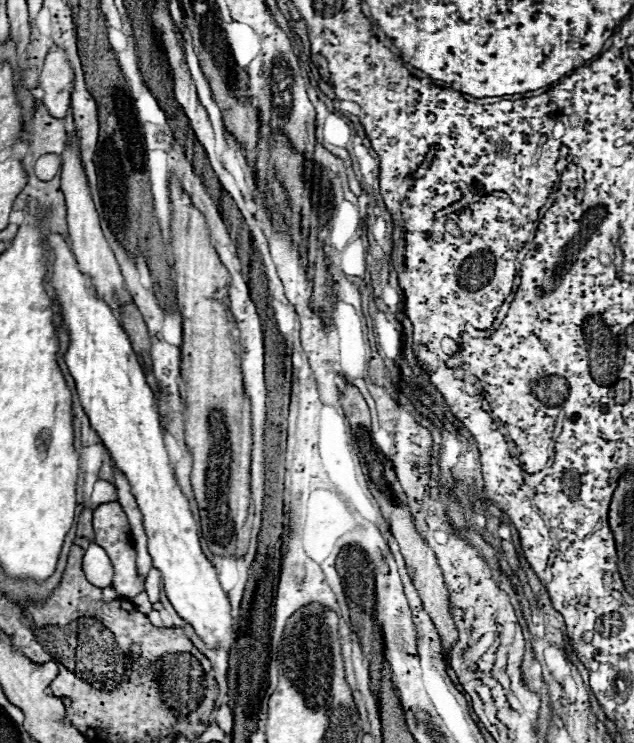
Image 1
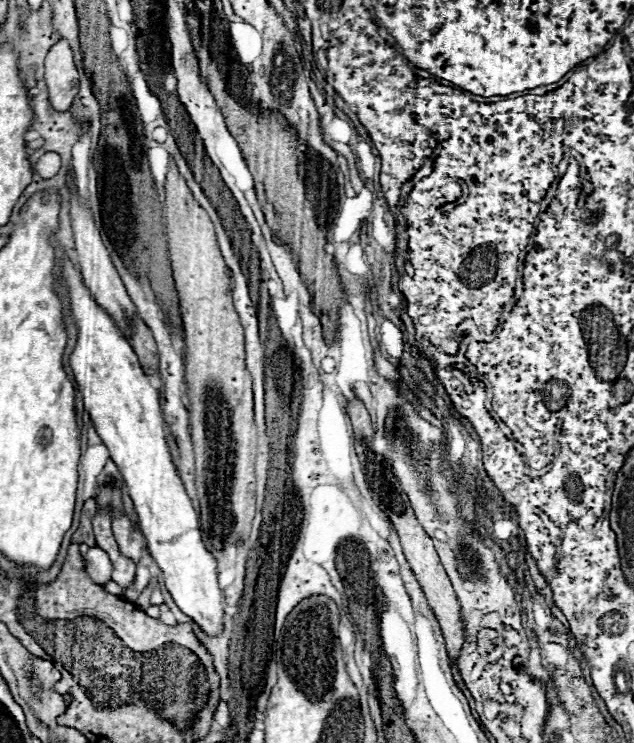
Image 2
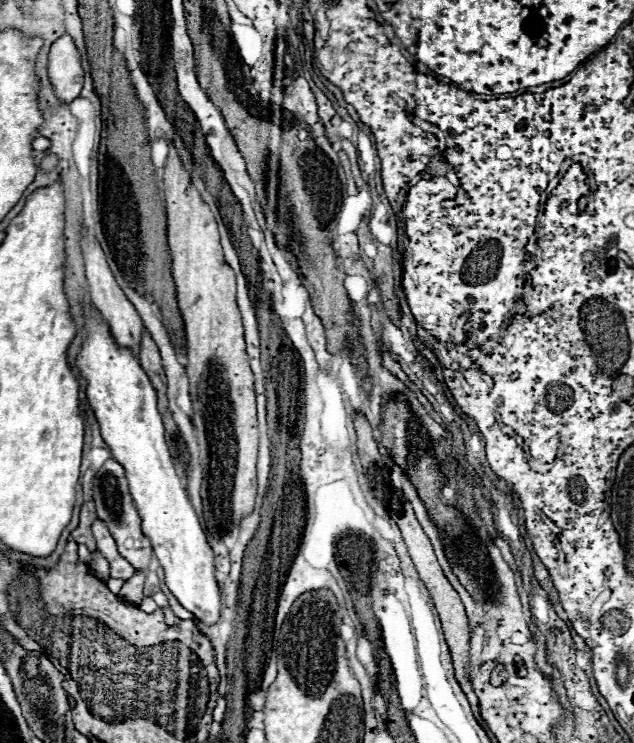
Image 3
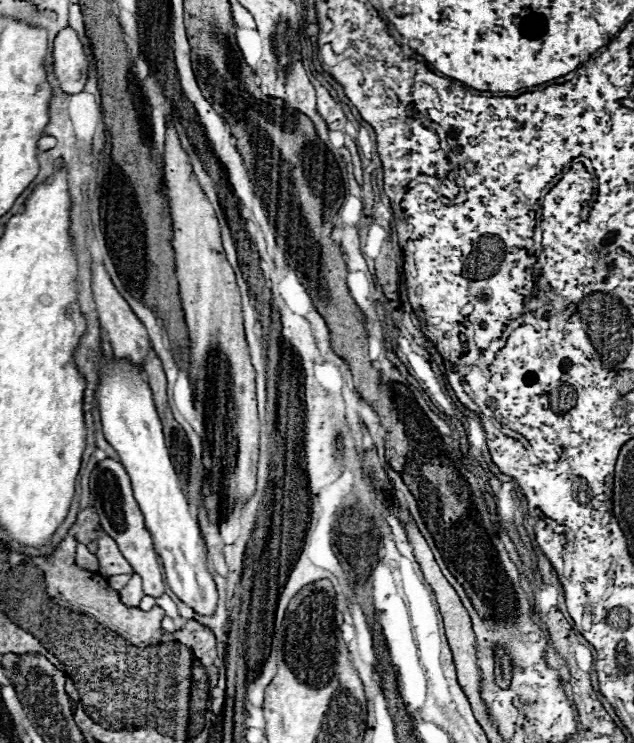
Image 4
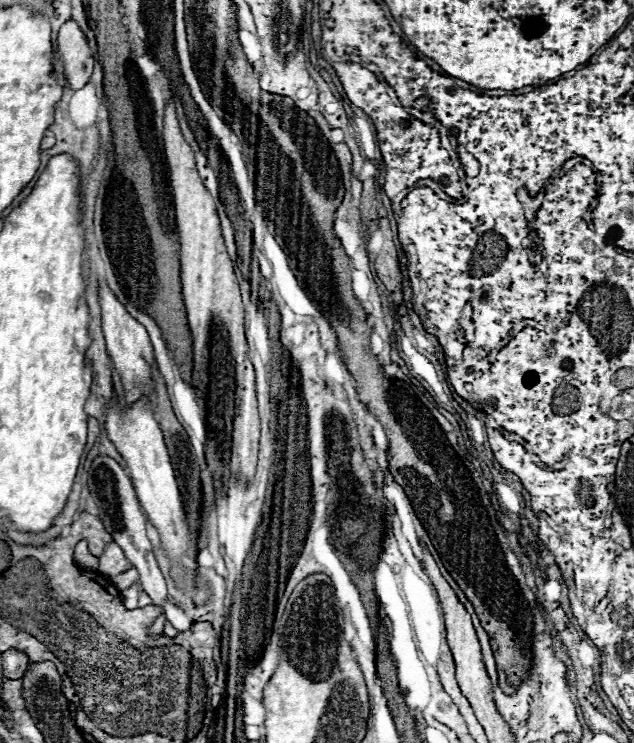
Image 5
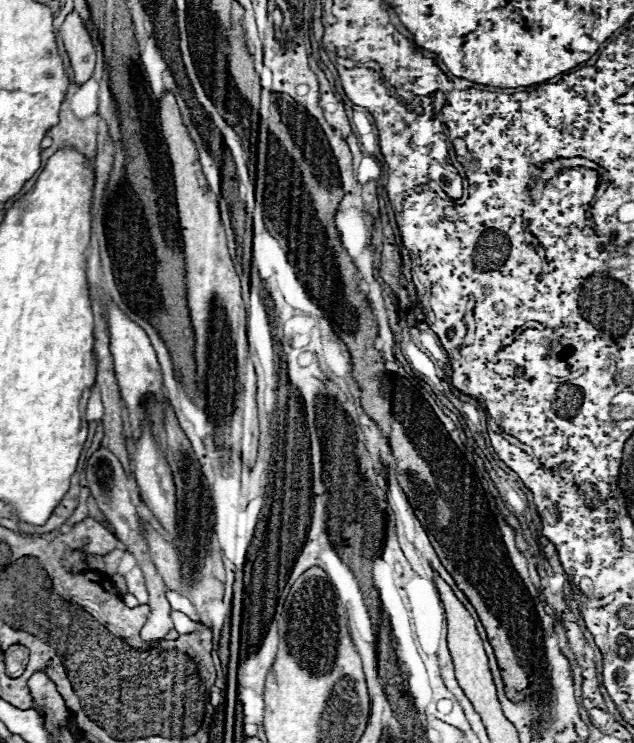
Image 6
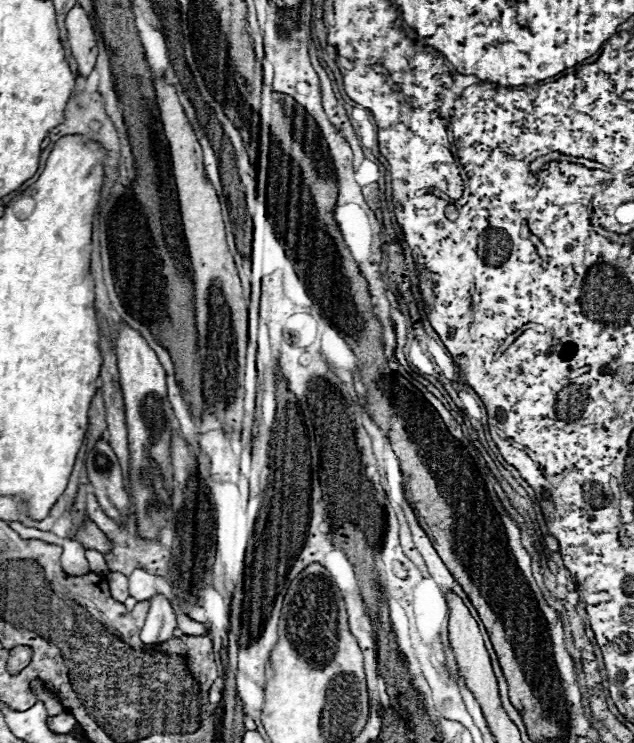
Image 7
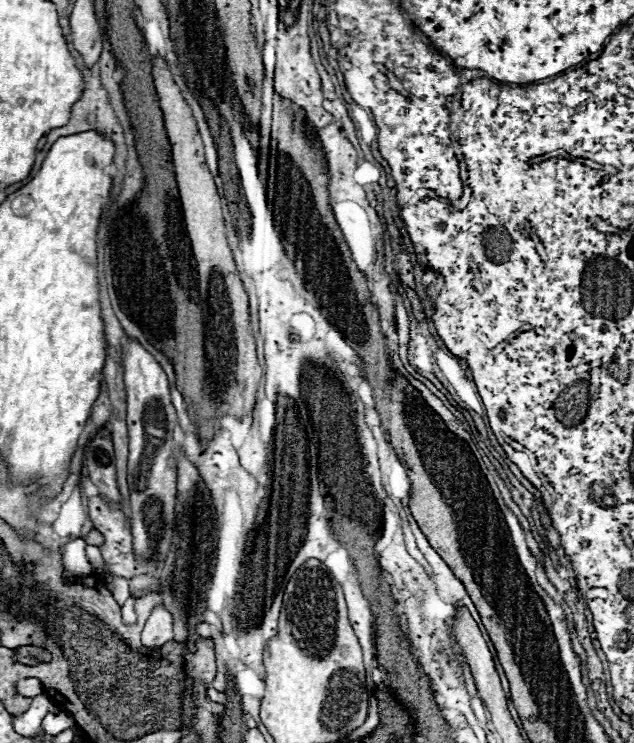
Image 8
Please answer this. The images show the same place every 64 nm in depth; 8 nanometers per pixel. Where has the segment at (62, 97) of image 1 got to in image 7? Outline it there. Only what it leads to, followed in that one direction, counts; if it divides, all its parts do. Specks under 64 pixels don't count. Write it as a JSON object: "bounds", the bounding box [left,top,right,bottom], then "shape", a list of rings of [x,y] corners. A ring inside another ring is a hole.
{"bounds":[66,4,96,78],"shape":[[[76,4],[66,16],[66,40],[70,44],[70,52],[78,64],[78,76],[86,78],[96,64],[96,36],[86,12]]]}

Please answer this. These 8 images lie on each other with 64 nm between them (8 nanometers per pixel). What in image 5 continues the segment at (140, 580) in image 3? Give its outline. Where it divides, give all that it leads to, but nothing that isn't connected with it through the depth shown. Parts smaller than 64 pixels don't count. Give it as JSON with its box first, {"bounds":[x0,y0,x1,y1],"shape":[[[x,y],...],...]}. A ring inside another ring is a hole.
{"bounds":[122,584,140,608],"shape":[[[132,584],[130,588],[122,590],[122,600],[126,608],[136,608],[138,606],[138,594],[140,594],[140,586]]]}

